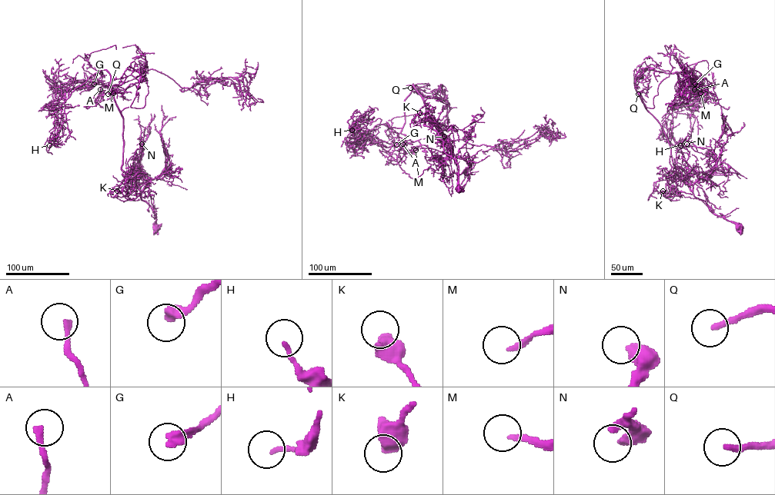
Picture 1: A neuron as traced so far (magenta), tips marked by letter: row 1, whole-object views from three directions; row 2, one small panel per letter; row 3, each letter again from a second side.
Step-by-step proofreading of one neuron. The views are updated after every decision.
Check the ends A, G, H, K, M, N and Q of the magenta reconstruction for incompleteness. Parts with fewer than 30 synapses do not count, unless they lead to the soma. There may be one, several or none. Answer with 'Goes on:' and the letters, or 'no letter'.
Goes on: G, M, Q

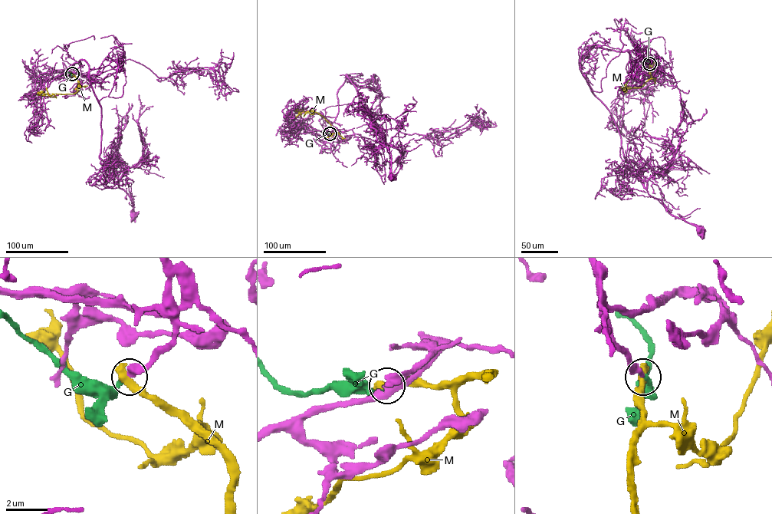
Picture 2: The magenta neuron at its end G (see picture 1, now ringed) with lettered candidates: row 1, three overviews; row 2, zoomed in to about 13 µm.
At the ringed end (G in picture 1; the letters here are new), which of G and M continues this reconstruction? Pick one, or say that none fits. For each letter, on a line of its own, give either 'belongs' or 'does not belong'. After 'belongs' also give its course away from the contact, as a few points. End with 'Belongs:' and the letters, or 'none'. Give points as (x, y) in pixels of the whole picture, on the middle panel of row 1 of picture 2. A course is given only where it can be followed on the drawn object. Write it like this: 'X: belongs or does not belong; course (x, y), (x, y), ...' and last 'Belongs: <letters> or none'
G: belongs
M: does not belong
Belongs: G

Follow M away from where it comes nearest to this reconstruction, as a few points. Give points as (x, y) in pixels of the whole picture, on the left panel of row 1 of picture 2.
M: (72, 74), (80, 86), (75, 93), (52, 93), (56, 97), (41, 93)

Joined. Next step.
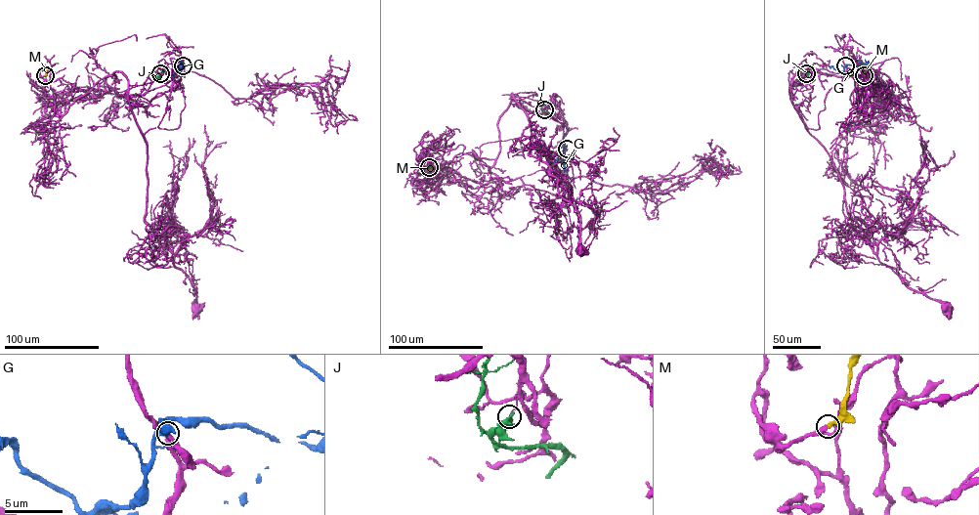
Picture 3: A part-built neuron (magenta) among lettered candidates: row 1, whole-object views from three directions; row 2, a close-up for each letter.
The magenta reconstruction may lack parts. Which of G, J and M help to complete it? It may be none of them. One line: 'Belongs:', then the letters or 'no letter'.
Belongs: no letter

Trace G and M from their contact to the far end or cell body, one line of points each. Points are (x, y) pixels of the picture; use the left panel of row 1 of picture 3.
G: (183, 65), (179, 64), (175, 74), (168, 77)
M: (45, 75), (45, 64)

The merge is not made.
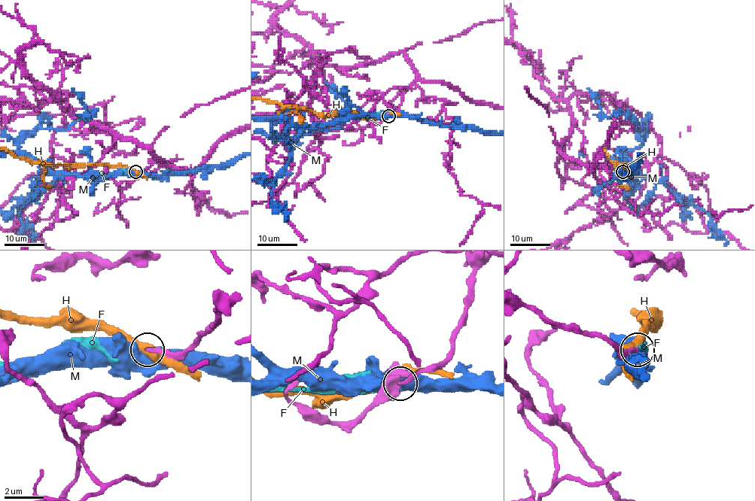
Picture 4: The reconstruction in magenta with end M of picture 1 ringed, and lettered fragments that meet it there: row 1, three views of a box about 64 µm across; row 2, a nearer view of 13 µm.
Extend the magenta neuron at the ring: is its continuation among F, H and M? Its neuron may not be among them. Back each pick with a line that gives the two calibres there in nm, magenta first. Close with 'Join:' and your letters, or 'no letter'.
Join: no letter

